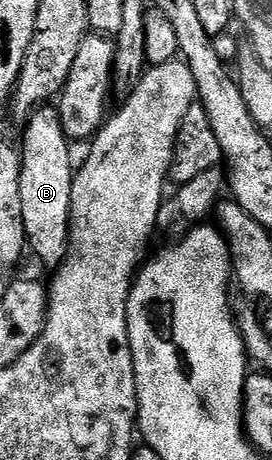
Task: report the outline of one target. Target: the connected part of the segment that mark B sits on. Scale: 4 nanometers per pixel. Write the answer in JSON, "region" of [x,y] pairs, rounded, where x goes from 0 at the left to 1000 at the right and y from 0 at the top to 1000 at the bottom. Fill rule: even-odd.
{"region":[[[154,230],[88,263],[92,289],[70,296],[77,326],[77,385],[70,387],[70,439],[85,448],[85,491],[92,520],[110,550],[125,548],[165,574],[206,578],[239,567],[254,541],[254,459],[261,457],[261,404],[276,372],[276,348],[254,333],[261,307],[239,293],[232,265],[206,233]]]}

